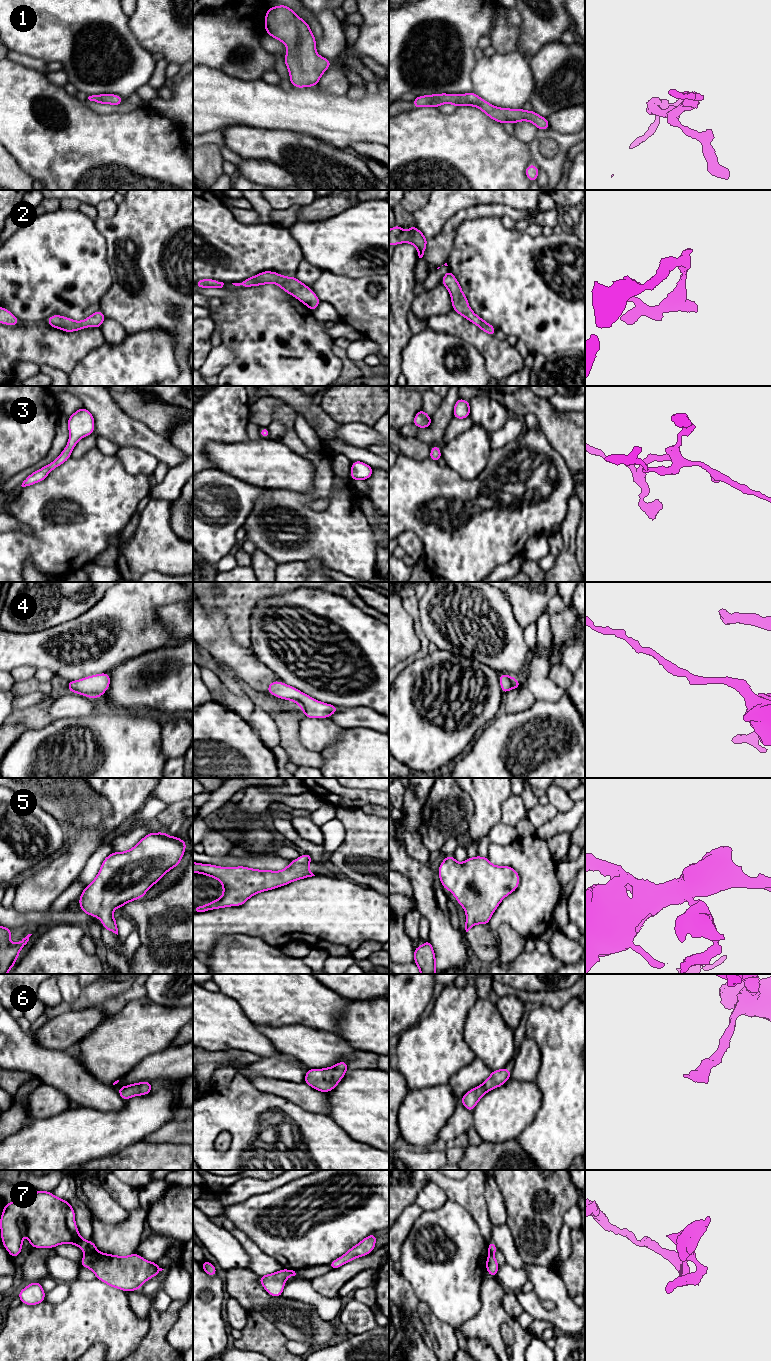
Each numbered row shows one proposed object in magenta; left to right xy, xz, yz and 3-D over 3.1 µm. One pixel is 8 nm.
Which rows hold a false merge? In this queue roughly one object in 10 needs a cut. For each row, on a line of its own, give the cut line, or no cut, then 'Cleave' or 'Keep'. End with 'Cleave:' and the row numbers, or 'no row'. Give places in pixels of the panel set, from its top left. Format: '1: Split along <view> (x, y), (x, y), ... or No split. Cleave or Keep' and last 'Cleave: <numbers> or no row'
1: No split. Keep
2: No split. Keep
3: No split. Keep
4: No split. Keep
5: No split. Keep
6: No split. Keep
7: Split along xy (96, 1251), (86, 1254). Cleave
Cleave: 7

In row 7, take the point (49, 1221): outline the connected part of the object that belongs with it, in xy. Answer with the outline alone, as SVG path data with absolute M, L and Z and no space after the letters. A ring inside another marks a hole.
M38 1189L34 1194L24 1195L4 1205L0 1218L1 1239L12 1258L17 1257L22 1250L23 1238L19 1229L21 1222L32 1248L48 1249L65 1243L77 1245L86 1254L98 1250L94 1242L81 1238L75 1223L75 1211L70 1203L51 1192Z

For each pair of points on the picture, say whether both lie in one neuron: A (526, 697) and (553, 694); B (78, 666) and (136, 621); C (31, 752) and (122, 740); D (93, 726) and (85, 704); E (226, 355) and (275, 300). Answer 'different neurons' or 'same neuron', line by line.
A: different neurons
B: same neuron
C: same neuron
D: different neurons
E: different neurons

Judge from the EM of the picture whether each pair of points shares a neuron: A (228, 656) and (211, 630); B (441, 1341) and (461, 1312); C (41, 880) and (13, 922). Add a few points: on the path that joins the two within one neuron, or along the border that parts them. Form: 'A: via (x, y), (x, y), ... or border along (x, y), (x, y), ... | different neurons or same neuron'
A: via (224, 650), (214, 636) | same neuron
B: border along (432, 1312), (453, 1329), (459, 1348) | different neurons
C: border along (11, 907), (19, 912), (42, 912) | different neurons

